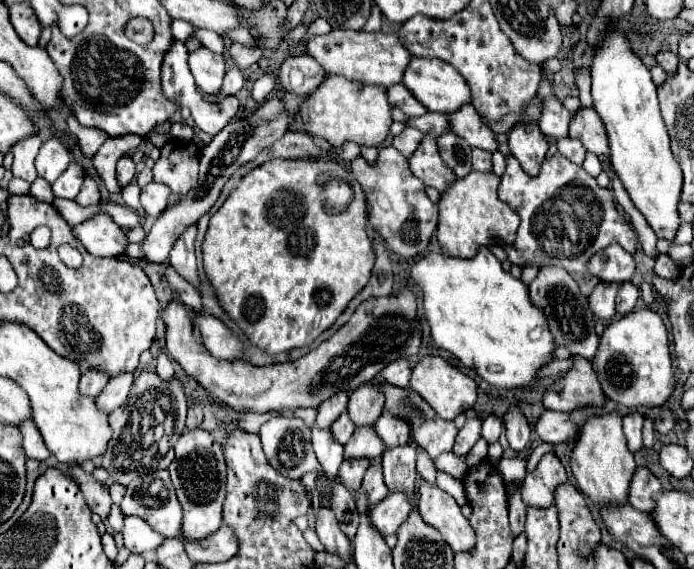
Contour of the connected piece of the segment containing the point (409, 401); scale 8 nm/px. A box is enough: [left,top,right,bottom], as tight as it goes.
[381,382,459,460]

